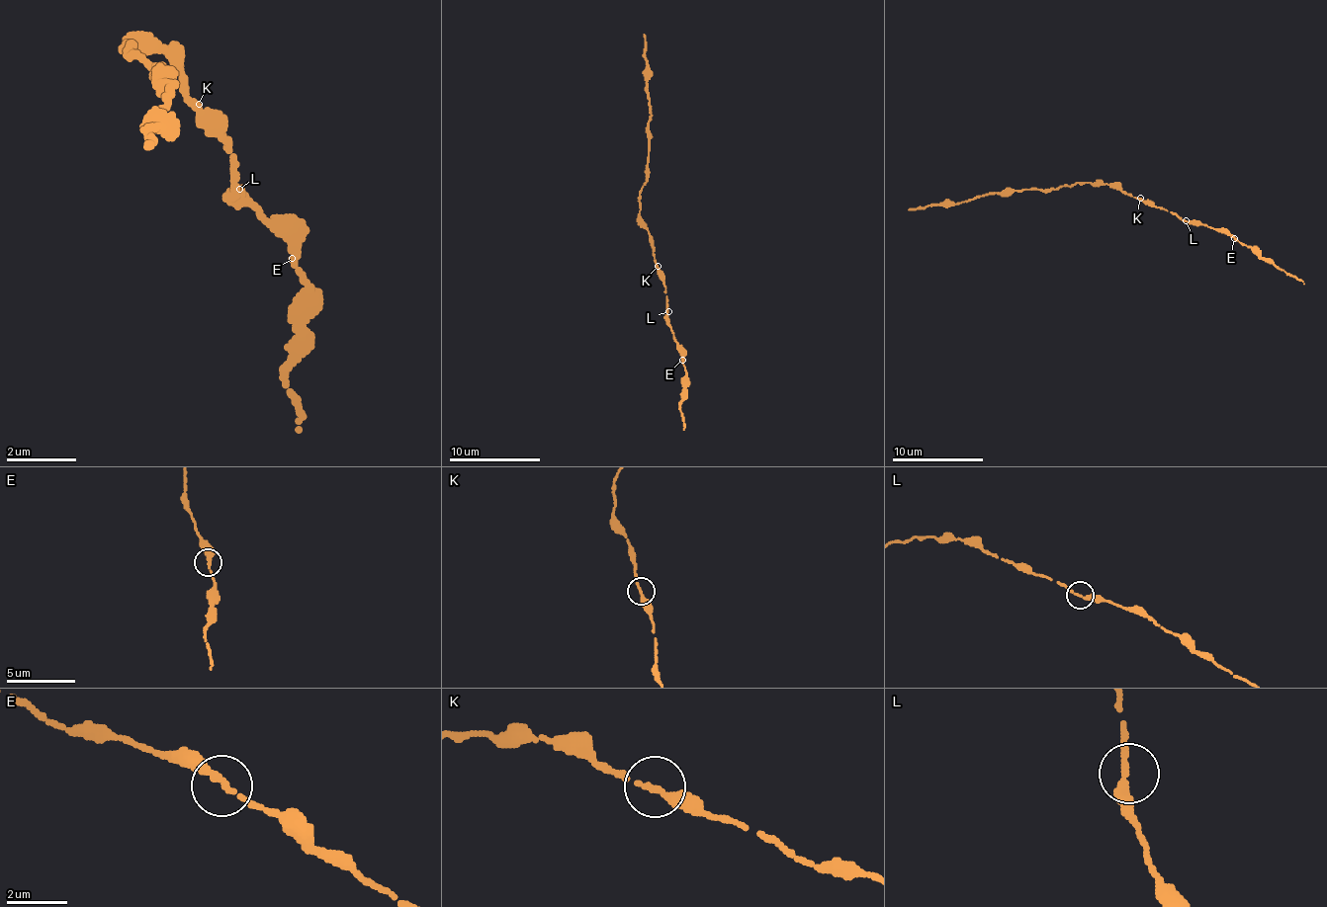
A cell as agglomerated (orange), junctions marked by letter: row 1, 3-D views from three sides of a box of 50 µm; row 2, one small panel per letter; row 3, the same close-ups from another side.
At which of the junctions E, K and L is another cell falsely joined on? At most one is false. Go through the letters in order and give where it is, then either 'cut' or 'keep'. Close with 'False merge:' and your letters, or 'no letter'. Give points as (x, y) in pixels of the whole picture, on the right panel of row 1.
E: place (1234, 238); keep
K: place (1140, 198); keep
L: place (1186, 220); keep
False merge: no letter

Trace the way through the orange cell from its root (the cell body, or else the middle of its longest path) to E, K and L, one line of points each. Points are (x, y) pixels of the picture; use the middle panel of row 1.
E: (653, 245), (655, 264), (665, 288), (668, 325), (682, 360)
K: (653, 245), (657, 266)
L: (653, 245), (655, 264), (665, 288), (668, 311)

